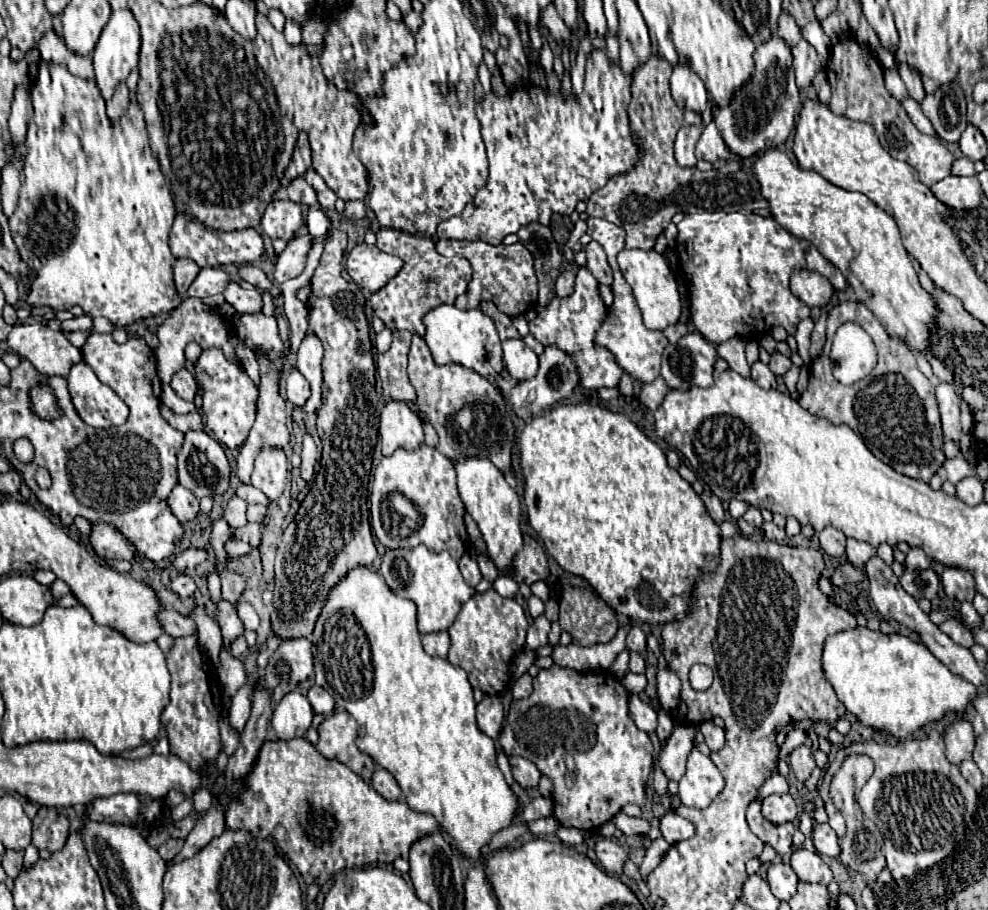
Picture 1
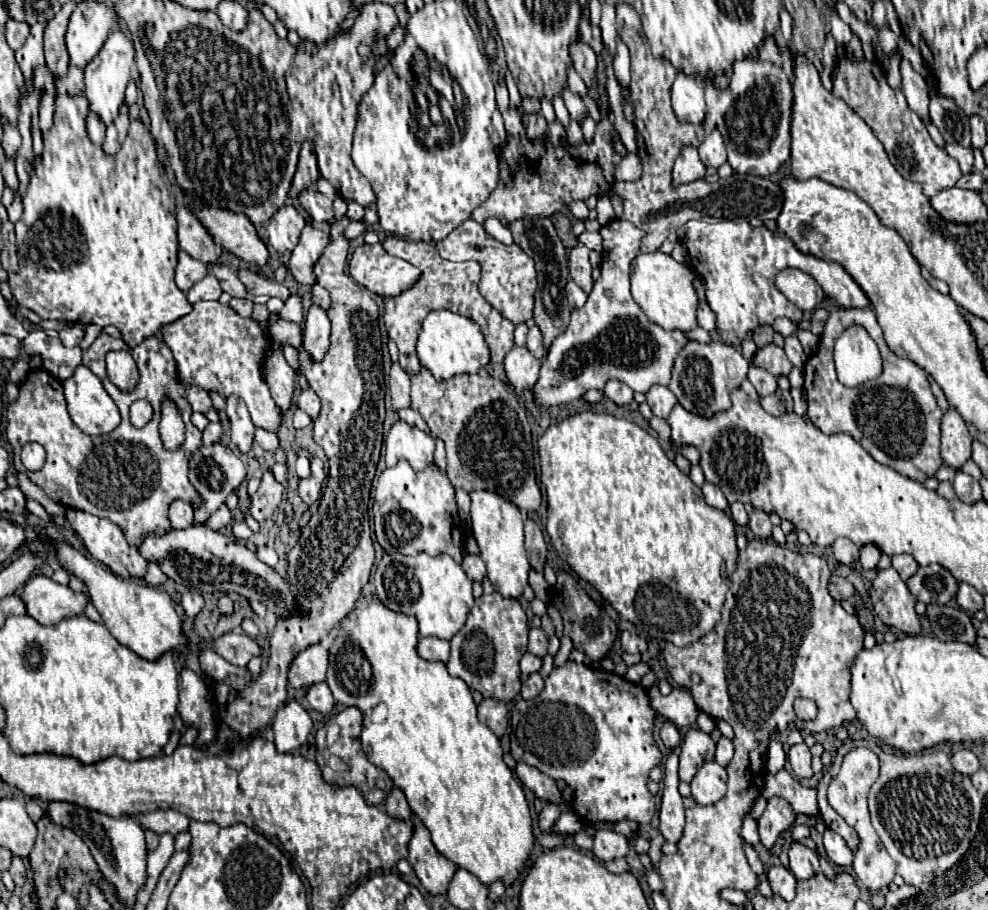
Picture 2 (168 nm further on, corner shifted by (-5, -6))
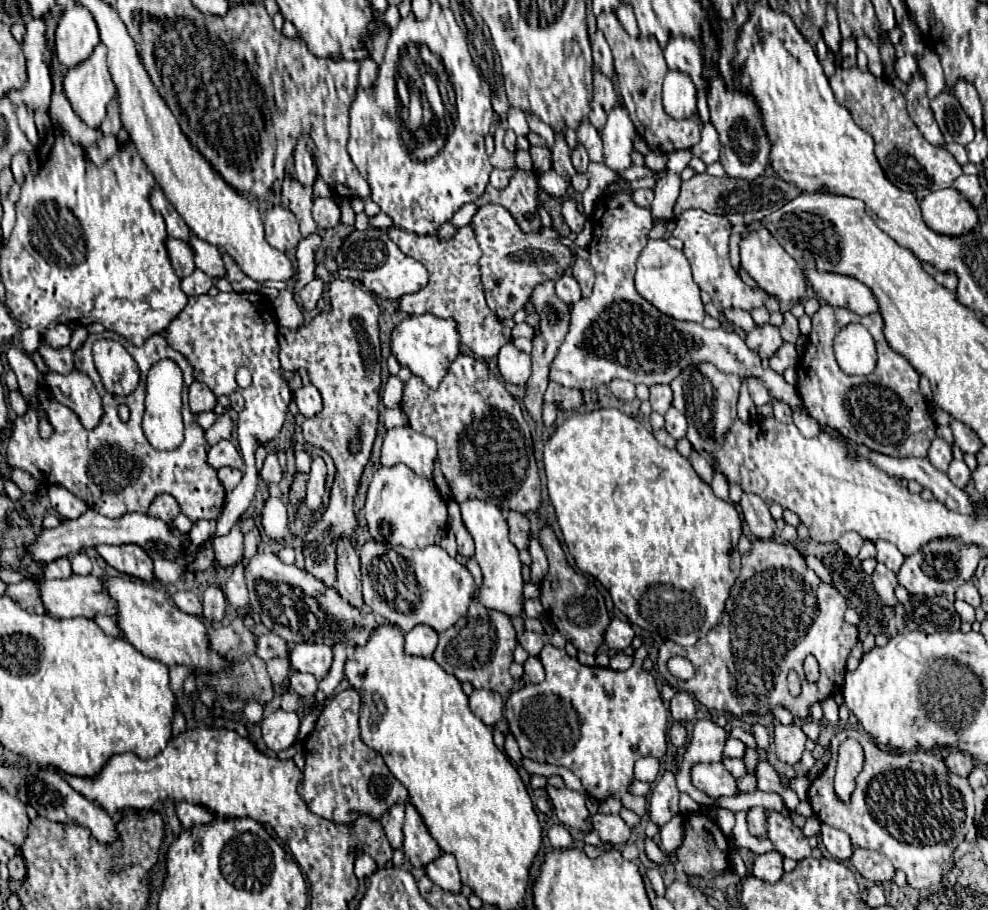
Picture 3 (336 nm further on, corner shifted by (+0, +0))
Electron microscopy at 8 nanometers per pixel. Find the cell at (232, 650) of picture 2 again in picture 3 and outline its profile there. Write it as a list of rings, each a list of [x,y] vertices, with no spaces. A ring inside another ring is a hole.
[[[263,634],[257,640],[257,654],[263,660],[269,660],[269,658],[289,658],[289,650],[291,650],[289,642],[283,640],[277,634]]]

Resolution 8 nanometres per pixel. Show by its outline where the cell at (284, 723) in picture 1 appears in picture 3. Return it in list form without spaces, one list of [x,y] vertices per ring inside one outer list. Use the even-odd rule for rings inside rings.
[[[275,710],[261,722],[261,740],[267,750],[281,752],[287,750],[295,740],[299,732],[299,716],[295,712]]]

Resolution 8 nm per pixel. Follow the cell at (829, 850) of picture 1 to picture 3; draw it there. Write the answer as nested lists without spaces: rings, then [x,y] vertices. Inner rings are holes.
[[[821,824],[821,840],[833,858],[837,858],[837,860],[849,860],[851,858],[853,846],[851,846],[847,832],[831,828],[827,824]]]

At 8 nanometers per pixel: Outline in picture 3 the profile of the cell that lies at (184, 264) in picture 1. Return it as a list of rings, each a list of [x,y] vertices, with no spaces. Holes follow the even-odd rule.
[[[167,238],[167,240],[165,240],[165,246],[167,246],[169,258],[171,258],[171,266],[173,266],[175,274],[177,274],[179,278],[189,276],[189,274],[195,270],[191,246],[189,246],[187,242],[175,240],[175,238]]]

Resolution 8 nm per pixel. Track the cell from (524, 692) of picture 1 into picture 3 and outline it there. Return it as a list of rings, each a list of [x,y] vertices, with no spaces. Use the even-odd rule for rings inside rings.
[[[529,656],[523,664],[525,672],[523,672],[523,682],[525,684],[537,684],[537,682],[543,682],[545,680],[545,670],[543,670],[543,664],[537,656]]]

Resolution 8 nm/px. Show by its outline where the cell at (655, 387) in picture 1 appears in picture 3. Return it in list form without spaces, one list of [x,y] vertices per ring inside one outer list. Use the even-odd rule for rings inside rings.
[[[657,384],[657,386],[651,386],[651,398],[649,398],[651,406],[655,412],[659,414],[665,414],[673,402],[673,392],[667,384]]]

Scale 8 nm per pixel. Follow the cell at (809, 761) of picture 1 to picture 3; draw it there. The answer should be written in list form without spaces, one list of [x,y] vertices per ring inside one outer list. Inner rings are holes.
[[[775,724],[773,736],[775,736],[775,748],[777,748],[779,760],[787,762],[791,766],[797,764],[801,760],[801,754],[805,750],[805,740],[807,740],[801,726],[797,726],[797,724],[789,724],[789,726]]]

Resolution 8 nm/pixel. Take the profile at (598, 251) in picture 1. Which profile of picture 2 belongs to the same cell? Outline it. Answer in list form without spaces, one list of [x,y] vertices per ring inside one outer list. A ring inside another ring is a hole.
[[[584,232],[578,240],[580,240],[584,246],[588,246],[590,250],[602,252],[602,238],[600,238],[598,232]]]

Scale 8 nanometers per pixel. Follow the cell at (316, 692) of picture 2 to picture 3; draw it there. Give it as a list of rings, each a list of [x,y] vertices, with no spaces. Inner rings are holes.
[[[293,672],[291,674],[291,688],[305,700],[313,700],[315,692],[317,692],[317,680],[315,676],[307,676],[301,672]]]

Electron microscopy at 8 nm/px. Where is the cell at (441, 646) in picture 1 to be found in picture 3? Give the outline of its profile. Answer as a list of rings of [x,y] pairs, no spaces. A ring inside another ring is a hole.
[[[415,626],[411,632],[405,632],[405,654],[431,658],[437,648],[437,632],[431,626]]]

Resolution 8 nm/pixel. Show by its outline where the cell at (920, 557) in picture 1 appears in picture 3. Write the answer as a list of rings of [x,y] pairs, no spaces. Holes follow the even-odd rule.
[[[879,540],[875,542],[875,548],[877,548],[877,562],[883,562],[889,570],[893,572],[899,572],[901,564],[905,562],[905,556],[893,546],[893,544],[887,544],[885,540]]]

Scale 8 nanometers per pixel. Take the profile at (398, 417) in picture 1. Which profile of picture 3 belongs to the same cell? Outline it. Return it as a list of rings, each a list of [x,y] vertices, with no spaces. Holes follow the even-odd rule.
[[[409,426],[391,428],[383,438],[380,462],[383,466],[407,464],[419,476],[427,476],[433,480],[433,468],[437,458],[437,444],[429,436],[415,432]]]

